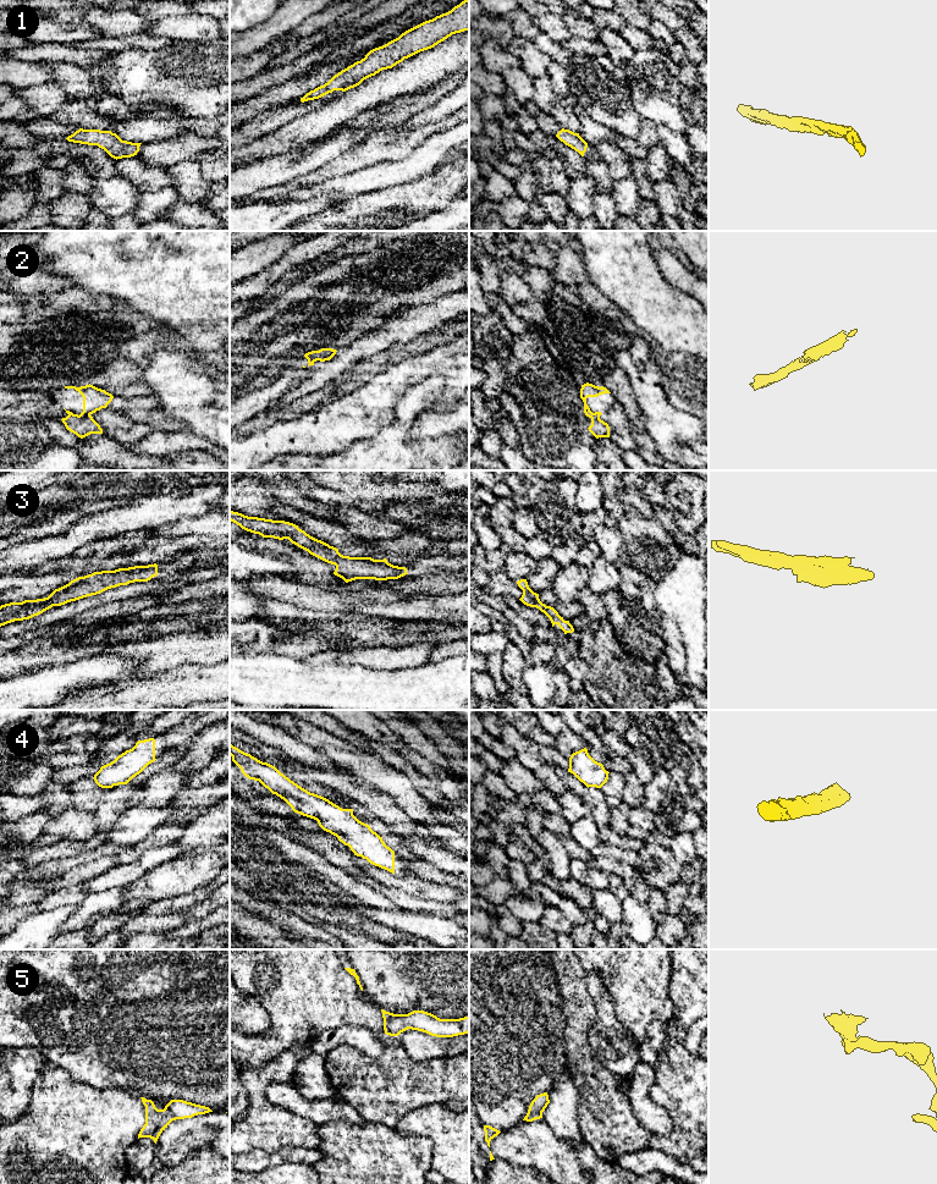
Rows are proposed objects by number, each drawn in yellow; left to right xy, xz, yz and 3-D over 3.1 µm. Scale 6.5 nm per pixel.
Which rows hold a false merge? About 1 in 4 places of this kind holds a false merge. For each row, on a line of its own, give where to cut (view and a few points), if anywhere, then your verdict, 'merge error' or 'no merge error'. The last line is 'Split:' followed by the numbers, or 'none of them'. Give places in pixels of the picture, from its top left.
1: no cut; no merge error
2: cut in yz along (585, 412), (591, 412), (599, 417); merge error
3: no cut; no merge error
4: no cut; no merge error
5: no cut; no merge error
Split: 2

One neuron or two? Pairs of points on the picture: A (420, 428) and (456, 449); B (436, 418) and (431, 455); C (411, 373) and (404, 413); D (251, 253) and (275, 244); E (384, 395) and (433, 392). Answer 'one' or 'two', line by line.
A: two
B: two
C: two
D: one
E: two

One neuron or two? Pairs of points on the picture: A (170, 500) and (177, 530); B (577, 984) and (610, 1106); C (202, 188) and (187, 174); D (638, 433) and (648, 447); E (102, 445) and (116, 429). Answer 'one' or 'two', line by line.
A: two
B: one
C: one
D: one
E: two

